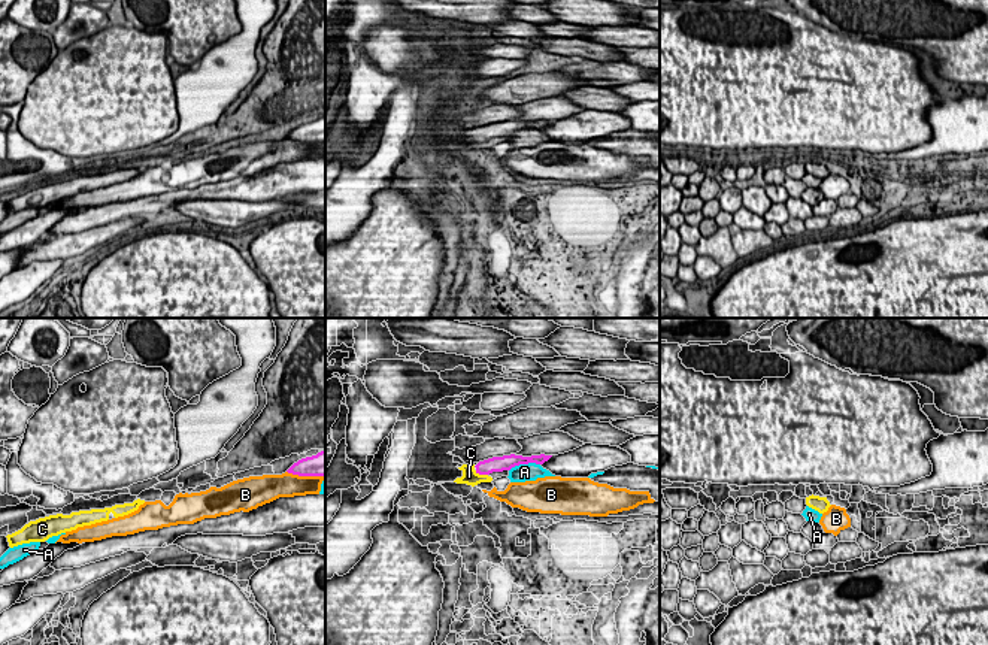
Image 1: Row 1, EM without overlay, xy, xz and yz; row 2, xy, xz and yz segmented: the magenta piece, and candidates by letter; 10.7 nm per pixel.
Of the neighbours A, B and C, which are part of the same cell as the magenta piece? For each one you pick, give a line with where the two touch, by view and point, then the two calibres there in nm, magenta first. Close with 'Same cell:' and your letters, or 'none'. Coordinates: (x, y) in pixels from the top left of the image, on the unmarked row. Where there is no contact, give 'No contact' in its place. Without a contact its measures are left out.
C: Touches magenta at xz (481, 139). Thickness 160 nm (magenta) against 160 nm
Same cell: C

